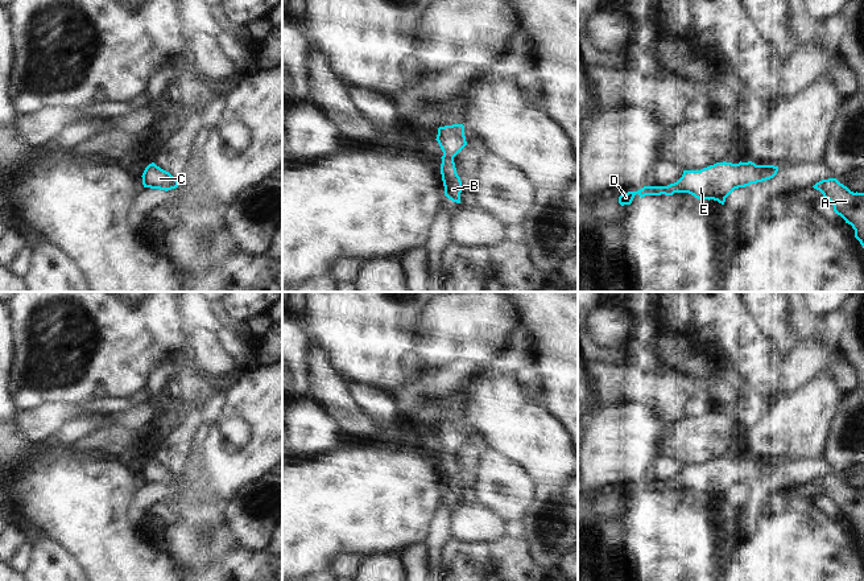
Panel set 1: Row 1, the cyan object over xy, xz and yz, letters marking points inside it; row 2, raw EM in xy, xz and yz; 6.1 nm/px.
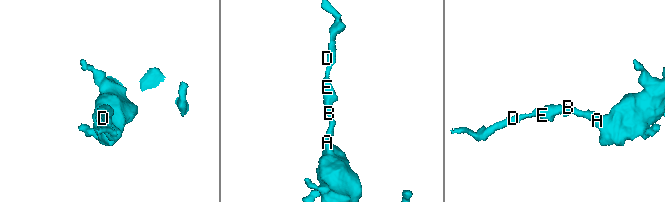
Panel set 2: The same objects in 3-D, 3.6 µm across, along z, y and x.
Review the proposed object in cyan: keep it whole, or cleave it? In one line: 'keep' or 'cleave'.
keep

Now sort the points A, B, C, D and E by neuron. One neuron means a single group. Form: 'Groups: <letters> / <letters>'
Groups: A B C D E

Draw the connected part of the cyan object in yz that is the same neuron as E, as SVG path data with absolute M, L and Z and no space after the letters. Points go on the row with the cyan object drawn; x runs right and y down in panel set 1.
M716 162L700 170L683 170L682 177L667 186L644 186L637 191L628 191L619 197L621 206L631 205L634 195L673 195L689 193L698 199L714 199L724 205L725 198L739 188L773 178L778 172L774 165L756 165L748 162Z

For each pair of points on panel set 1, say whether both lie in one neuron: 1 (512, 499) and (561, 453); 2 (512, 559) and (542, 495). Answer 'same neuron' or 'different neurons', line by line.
1: different neurons
2: different neurons

